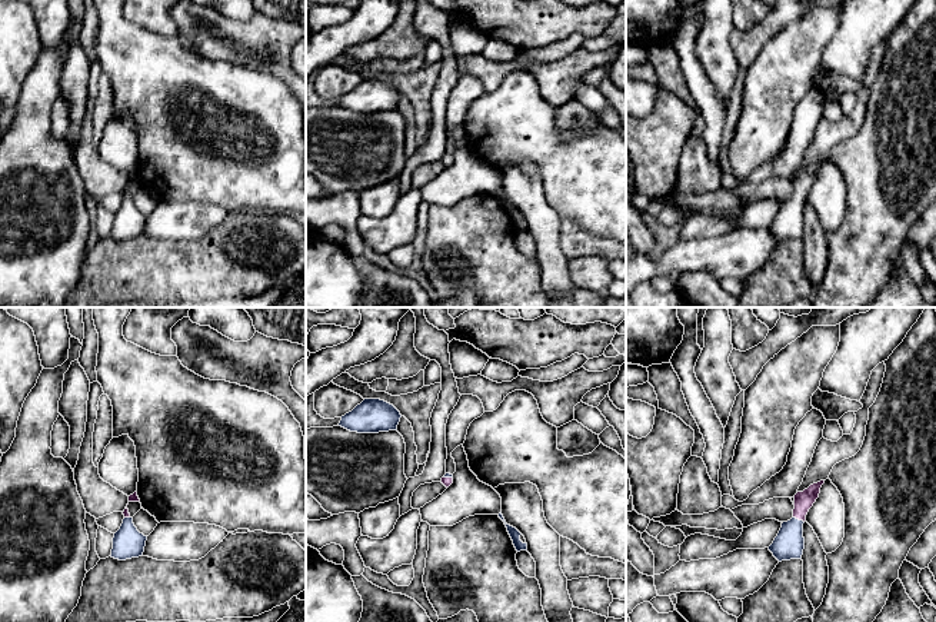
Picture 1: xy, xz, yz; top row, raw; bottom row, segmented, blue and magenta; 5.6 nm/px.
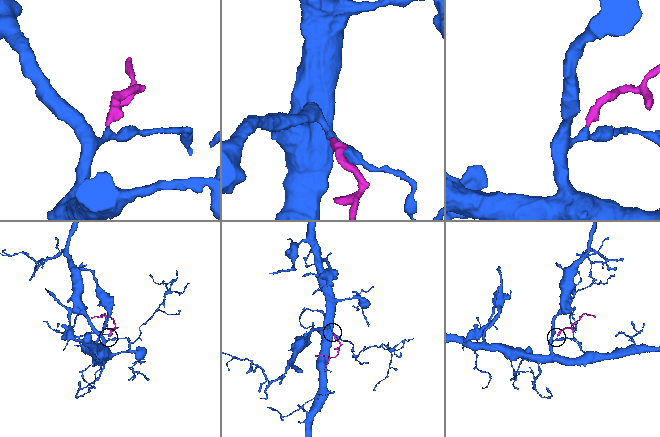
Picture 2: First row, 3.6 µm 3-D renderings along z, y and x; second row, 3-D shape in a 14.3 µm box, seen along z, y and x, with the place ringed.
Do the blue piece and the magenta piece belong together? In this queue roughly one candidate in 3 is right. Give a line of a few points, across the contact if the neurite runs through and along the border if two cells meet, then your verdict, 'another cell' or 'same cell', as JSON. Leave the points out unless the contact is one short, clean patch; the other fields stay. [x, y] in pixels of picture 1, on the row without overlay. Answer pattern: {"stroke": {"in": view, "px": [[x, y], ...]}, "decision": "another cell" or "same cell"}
{"stroke": {"in": "yz", "px": [[789, 223], [790, 212], [798, 199], [803, 180]]}, "decision": "same cell"}

